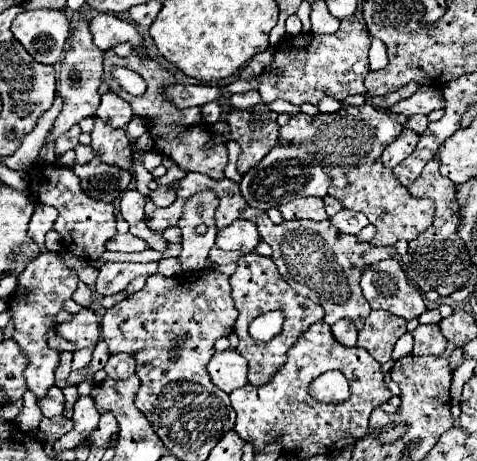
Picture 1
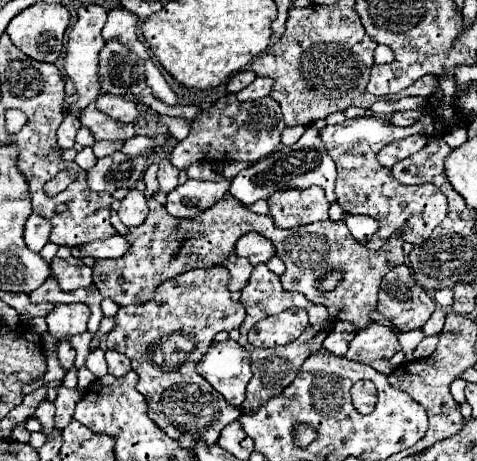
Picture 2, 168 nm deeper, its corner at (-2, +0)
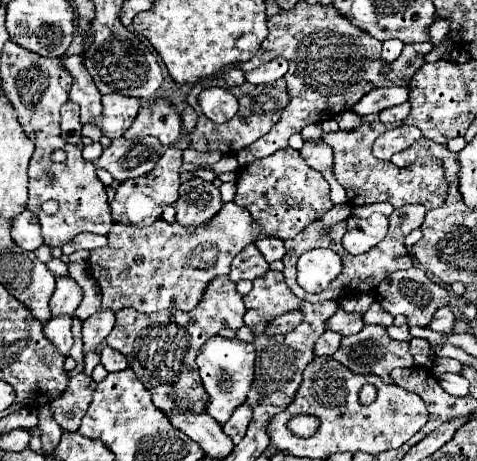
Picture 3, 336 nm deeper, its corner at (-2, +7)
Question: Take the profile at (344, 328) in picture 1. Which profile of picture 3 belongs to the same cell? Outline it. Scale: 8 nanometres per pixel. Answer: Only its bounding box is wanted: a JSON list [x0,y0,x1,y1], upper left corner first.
[315,331,341,357]

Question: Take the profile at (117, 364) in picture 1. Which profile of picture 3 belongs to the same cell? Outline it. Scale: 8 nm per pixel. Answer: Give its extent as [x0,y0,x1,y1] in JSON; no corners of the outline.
[101,347,127,373]

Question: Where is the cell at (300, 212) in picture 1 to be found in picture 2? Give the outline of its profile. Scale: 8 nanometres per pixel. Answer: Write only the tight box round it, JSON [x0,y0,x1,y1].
[269,186,329,228]

